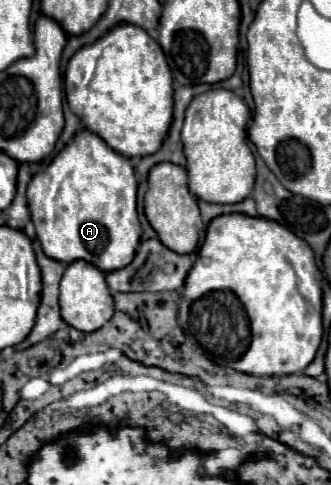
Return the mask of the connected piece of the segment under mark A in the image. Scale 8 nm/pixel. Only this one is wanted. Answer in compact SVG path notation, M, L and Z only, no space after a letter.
M79 131L51 161L51 165L33 175L27 185L27 203L36 239L47 257L63 263L83 259L101 271L117 271L131 263L141 237L137 219L137 179L127 157L119 155L91 131Z

